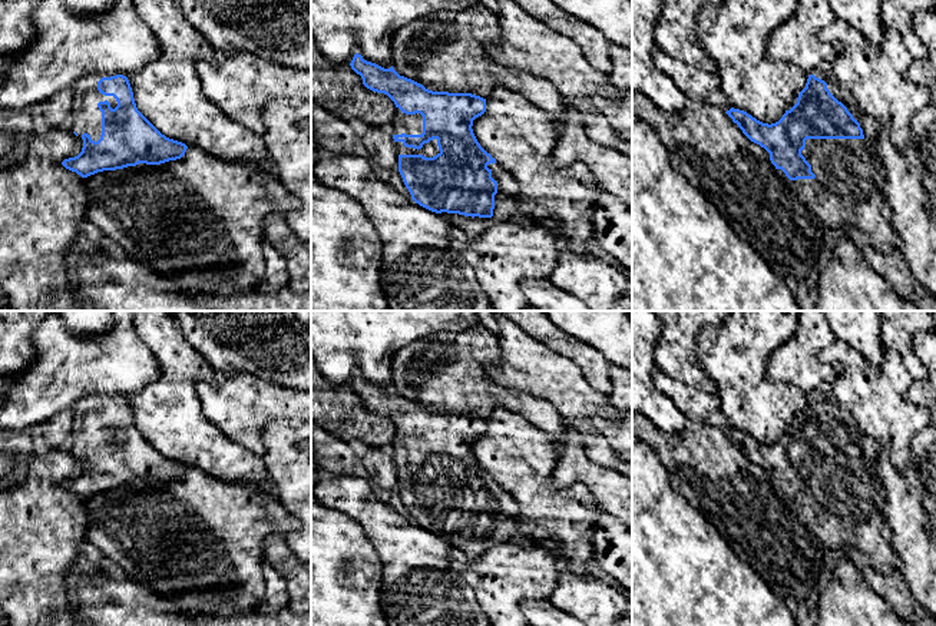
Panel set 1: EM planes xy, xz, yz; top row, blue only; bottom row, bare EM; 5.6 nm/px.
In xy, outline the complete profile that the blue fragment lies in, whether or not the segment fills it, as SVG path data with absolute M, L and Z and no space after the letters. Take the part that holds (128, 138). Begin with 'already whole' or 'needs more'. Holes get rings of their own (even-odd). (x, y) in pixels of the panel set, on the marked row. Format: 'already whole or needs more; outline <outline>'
needs more; outline M87 74L73 83L75 102L69 129L79 138L82 152L62 165L87 178L103 170L116 170L139 163L161 165L181 159L188 146L162 135L136 107L126 76Z

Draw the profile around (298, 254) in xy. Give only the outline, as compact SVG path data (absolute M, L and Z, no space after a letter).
M292 236L282 254L287 258L288 286L295 292L311 291L311 242Z

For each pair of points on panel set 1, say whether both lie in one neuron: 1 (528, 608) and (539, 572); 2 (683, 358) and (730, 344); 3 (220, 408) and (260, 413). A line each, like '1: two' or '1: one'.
1: two
2: two
3: one

